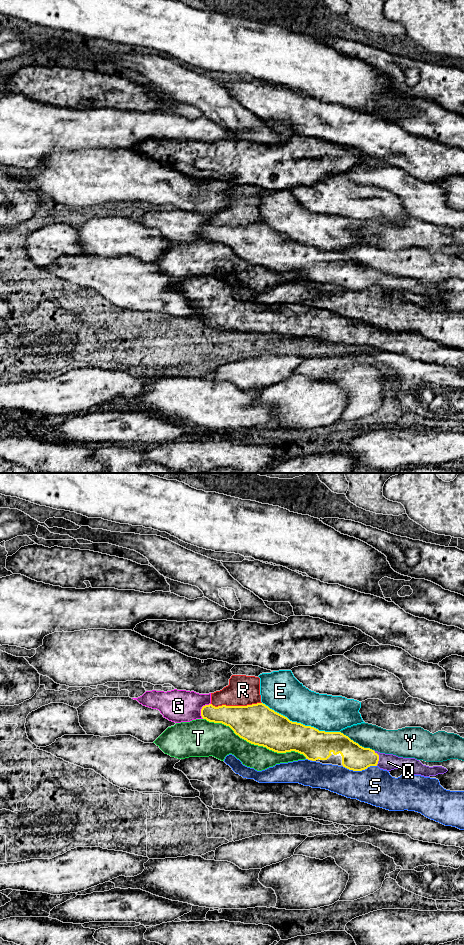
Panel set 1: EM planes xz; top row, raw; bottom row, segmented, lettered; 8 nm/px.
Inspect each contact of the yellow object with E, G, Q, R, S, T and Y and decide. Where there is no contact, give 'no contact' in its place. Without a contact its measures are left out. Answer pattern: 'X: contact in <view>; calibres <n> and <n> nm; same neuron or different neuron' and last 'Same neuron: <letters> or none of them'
E: contact in xz; calibres 300 and 300 nm; different neuron
G: contact in xz; calibres 170 and 260 nm; different neuron
Q: contact in xz; calibres 200 and 130 nm; same neuron
R: contact in xz; calibres 320 and 240 nm; different neuron
S: contact in xz; calibres 200 and 300 nm; different neuron
T: contact in xz; calibres 320 and 220 nm; different neuron
Y: contact in xz; calibres 200 and 190 nm; different neuron
Same neuron: Q

